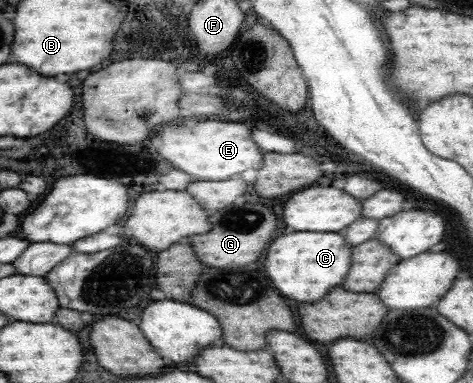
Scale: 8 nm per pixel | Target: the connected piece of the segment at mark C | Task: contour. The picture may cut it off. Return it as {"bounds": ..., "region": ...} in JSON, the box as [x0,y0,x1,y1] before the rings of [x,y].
{"bounds":[265,231,352,303],"region":[[[295,231],[281,235],[265,255],[265,271],[281,295],[301,303],[313,303],[343,283],[351,267],[352,246],[340,232]]]}

